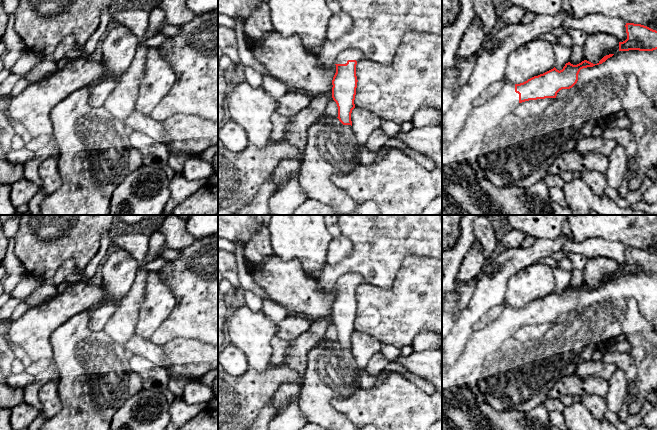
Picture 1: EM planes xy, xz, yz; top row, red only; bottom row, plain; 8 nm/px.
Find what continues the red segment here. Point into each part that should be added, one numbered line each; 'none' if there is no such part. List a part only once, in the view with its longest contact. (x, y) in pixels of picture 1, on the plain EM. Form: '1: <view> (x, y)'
1: xz (350, 277)

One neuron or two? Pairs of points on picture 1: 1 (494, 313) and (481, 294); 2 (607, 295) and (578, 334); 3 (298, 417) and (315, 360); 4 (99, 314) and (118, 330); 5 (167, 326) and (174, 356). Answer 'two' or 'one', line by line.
1: two
2: one
3: two
4: two
5: two

